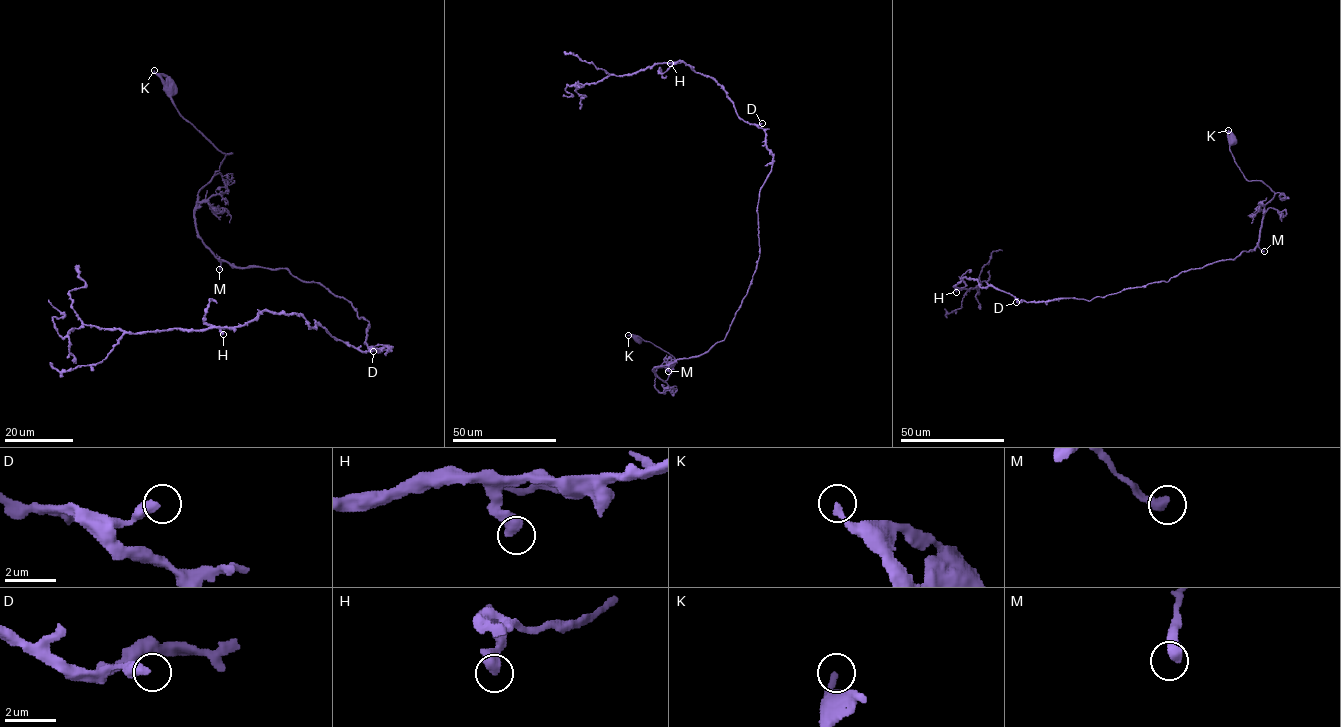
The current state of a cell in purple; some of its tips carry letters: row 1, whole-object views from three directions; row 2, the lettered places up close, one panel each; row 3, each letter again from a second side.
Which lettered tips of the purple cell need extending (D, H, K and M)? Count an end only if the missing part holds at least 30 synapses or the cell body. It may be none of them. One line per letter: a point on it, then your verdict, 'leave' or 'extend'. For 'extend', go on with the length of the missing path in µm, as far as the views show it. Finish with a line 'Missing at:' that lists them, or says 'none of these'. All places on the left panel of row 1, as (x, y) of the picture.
D: place (373, 351); leave
H: place (223, 334); leave
K: place (154, 70); leave
M: place (219, 269); extend; missing 30 µm
Missing at: M

